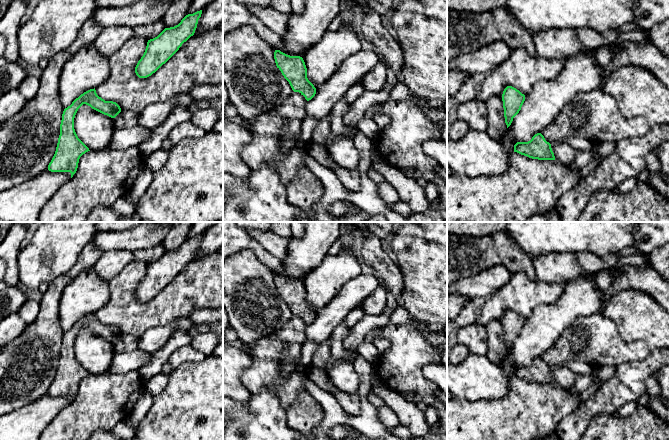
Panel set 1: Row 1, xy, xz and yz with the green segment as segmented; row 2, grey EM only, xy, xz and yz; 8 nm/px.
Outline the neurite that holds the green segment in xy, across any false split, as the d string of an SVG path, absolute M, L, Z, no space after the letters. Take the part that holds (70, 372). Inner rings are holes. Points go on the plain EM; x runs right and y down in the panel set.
M95 312L76 322L63 335L56 375L48 389L51 396L70 396L72 402L77 395L80 381L90 375L78 362L74 353L75 339L83 328L111 342L115 342L121 336L116 326L105 325L97 319Z

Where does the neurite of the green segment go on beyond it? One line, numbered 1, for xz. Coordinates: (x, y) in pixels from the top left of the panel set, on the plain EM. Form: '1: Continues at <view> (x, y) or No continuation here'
1: No continuation here

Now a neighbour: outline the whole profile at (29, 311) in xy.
M28 298L17 313L28 325L37 318L39 312L40 312L40 303Z

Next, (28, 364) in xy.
M94 238L76 264L49 283L37 318L0 353L0 417L42 398L51 386L60 359L64 332L59 322L62 292L103 255Z

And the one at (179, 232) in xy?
M177 222L167 233L163 240L165 252L178 249L188 239L189 229L194 222Z

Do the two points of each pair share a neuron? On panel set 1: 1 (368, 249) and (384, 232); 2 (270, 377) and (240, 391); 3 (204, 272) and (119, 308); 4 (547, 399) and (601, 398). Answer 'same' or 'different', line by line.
1: different
2: different
3: same
4: different

